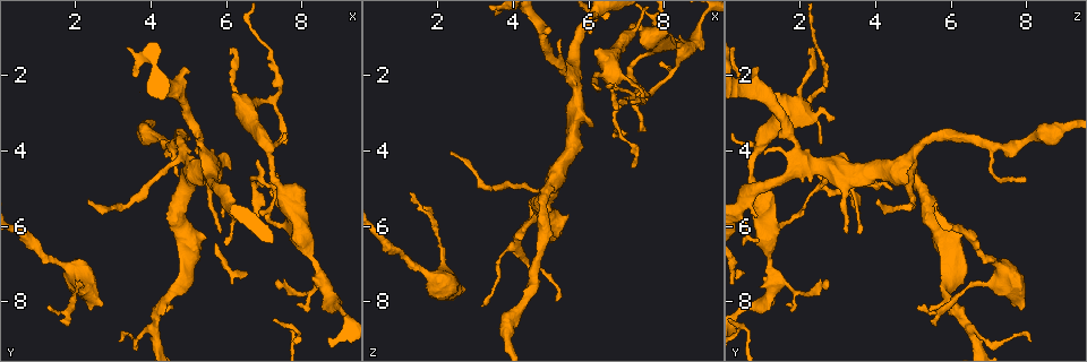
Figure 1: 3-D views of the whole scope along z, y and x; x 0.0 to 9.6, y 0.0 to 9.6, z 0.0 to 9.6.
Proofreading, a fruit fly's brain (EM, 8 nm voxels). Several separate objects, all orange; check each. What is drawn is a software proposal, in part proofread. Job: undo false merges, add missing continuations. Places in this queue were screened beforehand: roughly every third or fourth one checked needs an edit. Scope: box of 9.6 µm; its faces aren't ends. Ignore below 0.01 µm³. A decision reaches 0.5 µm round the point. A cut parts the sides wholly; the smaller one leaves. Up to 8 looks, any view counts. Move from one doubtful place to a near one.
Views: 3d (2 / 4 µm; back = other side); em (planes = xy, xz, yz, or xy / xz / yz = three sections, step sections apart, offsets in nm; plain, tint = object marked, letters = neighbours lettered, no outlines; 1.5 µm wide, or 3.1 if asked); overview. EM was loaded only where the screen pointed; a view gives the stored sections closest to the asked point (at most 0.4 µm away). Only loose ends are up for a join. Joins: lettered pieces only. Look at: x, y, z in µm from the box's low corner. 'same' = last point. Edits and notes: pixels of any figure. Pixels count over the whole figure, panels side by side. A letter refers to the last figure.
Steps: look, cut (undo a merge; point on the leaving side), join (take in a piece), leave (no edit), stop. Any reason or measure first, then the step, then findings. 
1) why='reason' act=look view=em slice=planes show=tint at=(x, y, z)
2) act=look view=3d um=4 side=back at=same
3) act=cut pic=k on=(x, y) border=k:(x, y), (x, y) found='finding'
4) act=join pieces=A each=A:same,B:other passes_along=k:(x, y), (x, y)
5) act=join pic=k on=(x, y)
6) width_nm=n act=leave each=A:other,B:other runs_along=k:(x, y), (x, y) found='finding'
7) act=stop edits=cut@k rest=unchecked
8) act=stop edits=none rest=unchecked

why='an open end' act=look view=3d um=2 at=(5.00, 1.80, 0.90)

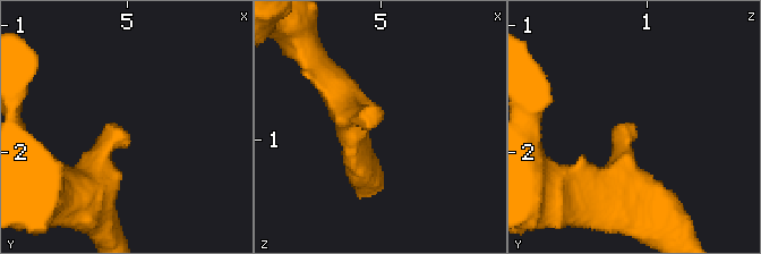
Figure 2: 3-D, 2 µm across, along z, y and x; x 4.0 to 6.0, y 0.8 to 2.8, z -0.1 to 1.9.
why='need the tissue' act=look view=em slice=planes show=letters at=(5.04, 1.86, 0.86)

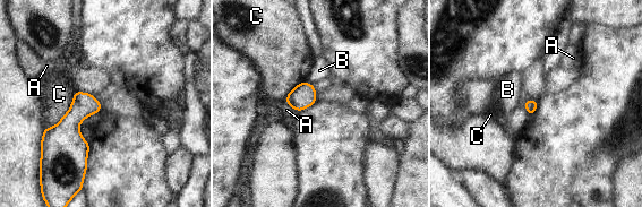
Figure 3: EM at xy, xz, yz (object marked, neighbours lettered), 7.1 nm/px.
act=leave each=A:other,B:other,C:other border=3:(305, 82), (313, 85) found='none of them fits'

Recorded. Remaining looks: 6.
why='a narrow waist' act=look view=em slice=xy step=4 show=tint at=(7.20, 4.60, 0.75)

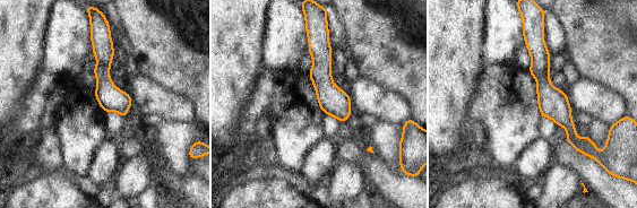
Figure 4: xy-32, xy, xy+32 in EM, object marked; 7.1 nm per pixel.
act=look view=em slice=planes show=letters at=same

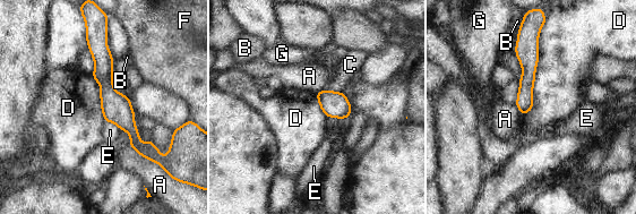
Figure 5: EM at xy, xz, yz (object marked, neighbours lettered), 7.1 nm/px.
width_nm=140 act=leave each=A:other,B:other,C:other,D:other,E:other,F:other,G:other runs_along=5:(94, 9), (106, 91), (132, 136) found='continuous, no second neuron'

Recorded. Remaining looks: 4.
why='three arms meet' act=look view=em slice=planes show=letters at=(7.25, 4.95, 2.55)

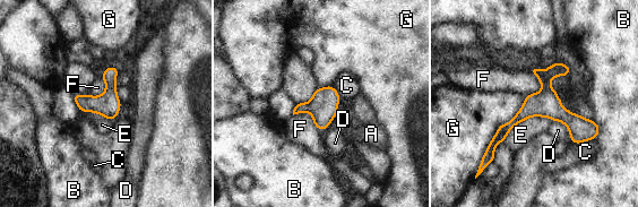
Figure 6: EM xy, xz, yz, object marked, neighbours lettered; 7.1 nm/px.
width_nm=170 act=leave each=A:other,B:other,C:other,D:other,E:other,F:other,G:other runs_along=6:(565, 68), (545, 79), (545, 92), (490, 152) found='continuous, no second neuron'

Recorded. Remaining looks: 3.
act=stop edits=none rest=unchecked

